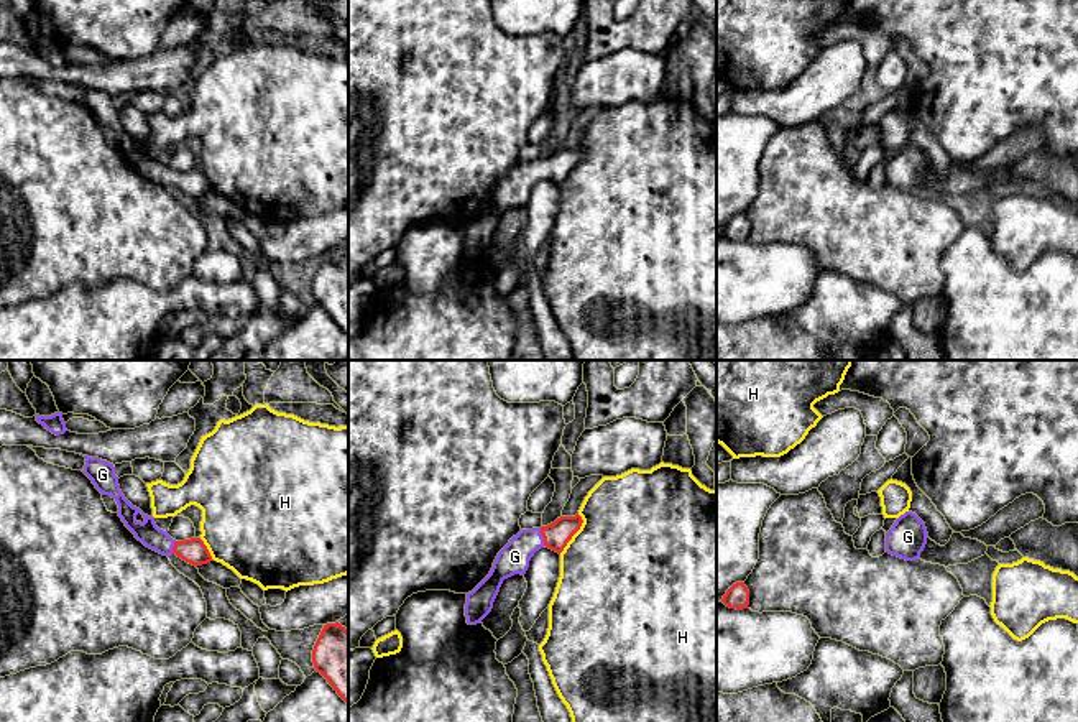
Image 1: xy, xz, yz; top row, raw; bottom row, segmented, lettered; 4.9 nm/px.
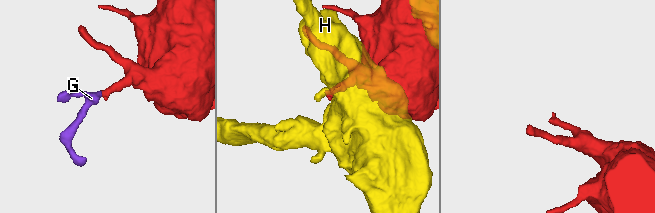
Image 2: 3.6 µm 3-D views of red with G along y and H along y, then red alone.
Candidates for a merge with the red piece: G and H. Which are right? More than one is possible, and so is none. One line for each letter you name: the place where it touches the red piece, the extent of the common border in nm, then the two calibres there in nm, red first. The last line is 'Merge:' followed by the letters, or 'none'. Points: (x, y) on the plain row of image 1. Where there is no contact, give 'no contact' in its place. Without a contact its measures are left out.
G: contact xz (543, 168); length 90 nm; calibres 130 and 150 nm
Merge: G

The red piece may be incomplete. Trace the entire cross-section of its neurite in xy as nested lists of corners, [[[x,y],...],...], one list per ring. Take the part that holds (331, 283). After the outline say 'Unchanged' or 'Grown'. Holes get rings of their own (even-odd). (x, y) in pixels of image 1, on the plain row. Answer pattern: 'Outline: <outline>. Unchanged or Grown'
Outline: [[[339,253],[324,257],[312,281],[312,294],[348,336],[348,261]]]. Unchanged

